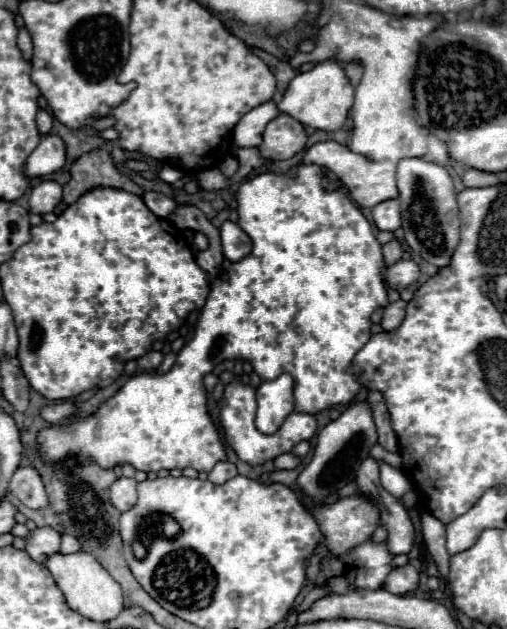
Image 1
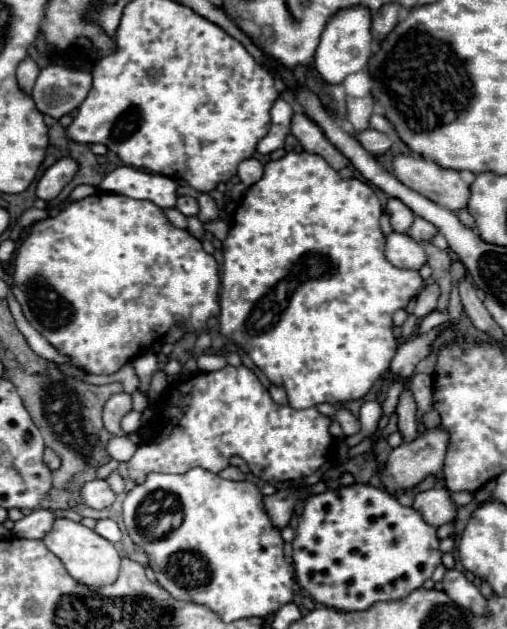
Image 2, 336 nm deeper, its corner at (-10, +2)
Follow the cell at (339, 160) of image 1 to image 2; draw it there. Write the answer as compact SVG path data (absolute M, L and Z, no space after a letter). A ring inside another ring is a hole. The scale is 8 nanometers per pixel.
M399 154L393 158L395 178L447 210L463 210L469 200L469 184L455 170L443 170L421 156Z

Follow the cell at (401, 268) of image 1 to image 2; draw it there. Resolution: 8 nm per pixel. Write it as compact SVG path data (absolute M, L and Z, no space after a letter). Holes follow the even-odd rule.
M391 232L385 236L385 256L397 268L419 270L425 264L425 250L409 234Z

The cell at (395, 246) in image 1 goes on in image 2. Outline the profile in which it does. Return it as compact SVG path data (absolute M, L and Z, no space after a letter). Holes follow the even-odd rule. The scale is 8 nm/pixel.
M417 216L407 234L409 234L413 240L423 242L423 240L433 240L433 236L435 236L437 232L439 232L439 230L437 230L431 222L427 222L427 220L423 220L423 218Z

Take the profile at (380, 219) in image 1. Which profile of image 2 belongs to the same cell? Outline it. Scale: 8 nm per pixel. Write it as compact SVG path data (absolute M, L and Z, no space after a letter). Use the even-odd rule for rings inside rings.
M389 198L385 212L391 216L391 226L395 232L407 232L415 218L415 214L397 198Z

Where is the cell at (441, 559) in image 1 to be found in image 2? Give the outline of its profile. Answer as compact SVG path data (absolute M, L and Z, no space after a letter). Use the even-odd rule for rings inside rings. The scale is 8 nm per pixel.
M405 388L399 396L397 416L399 416L399 432L403 434L405 440L413 440L417 436L417 406L409 388Z

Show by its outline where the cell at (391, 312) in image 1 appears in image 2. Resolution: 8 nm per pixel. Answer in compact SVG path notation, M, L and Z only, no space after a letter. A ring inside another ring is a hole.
M437 284L425 286L419 292L419 296L415 298L415 310L413 310L413 314L417 318L423 318L423 316L431 314L435 310L435 306L437 306L437 298L439 298L439 286Z

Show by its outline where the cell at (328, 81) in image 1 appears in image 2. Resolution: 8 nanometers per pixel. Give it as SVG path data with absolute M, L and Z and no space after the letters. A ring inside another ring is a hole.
M351 6L337 10L325 24L319 48L315 52L315 68L321 78L329 84L339 84L351 72L363 70L371 56L371 40L371 12L367 6Z

